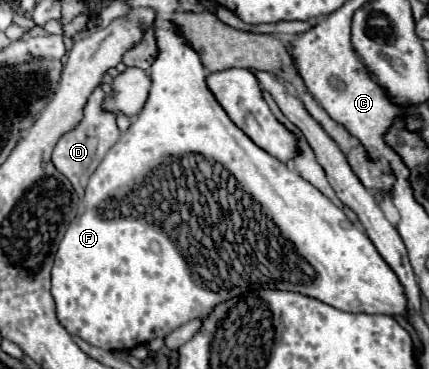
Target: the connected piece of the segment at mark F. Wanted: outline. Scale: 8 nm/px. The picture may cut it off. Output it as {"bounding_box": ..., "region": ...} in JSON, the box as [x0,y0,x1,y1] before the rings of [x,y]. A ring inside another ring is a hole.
{"bounding_box":[51,17,407,351],"region":[[[155,17],[153,21],[155,39],[157,39],[157,57],[149,69],[151,75],[151,91],[145,103],[145,109],[133,119],[131,127],[121,135],[121,139],[107,151],[101,165],[89,179],[85,189],[85,197],[77,209],[75,219],[69,223],[67,233],[59,245],[53,273],[51,273],[51,295],[55,299],[55,313],[59,323],[69,331],[69,335],[81,337],[89,345],[95,345],[105,351],[123,349],[129,351],[137,345],[145,345],[155,337],[167,337],[177,327],[185,325],[191,319],[207,315],[209,309],[227,301],[229,297],[239,297],[241,293],[251,291],[257,281],[259,289],[283,289],[295,291],[309,297],[315,297],[335,309],[349,313],[369,313],[369,315],[407,315],[407,295],[405,289],[395,275],[395,271],[385,263],[379,255],[367,233],[347,219],[343,209],[335,207],[317,187],[305,181],[297,171],[257,147],[223,111],[223,107],[215,101],[213,93],[209,93],[205,85],[207,71],[201,63],[197,51],[185,41],[179,27],[163,17]]]}

